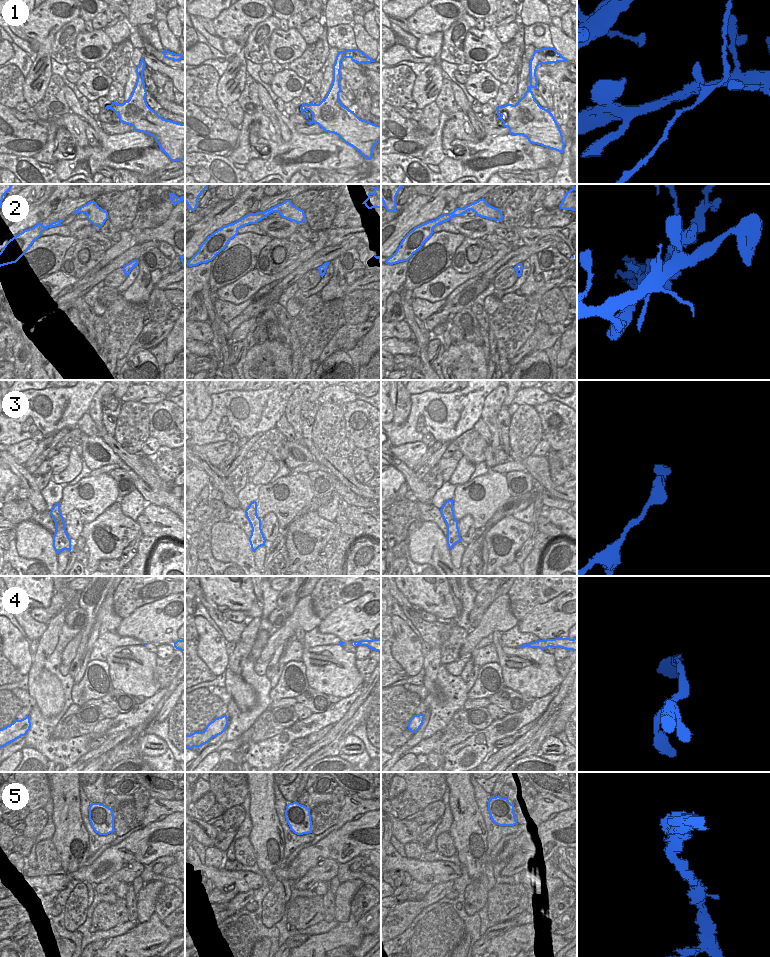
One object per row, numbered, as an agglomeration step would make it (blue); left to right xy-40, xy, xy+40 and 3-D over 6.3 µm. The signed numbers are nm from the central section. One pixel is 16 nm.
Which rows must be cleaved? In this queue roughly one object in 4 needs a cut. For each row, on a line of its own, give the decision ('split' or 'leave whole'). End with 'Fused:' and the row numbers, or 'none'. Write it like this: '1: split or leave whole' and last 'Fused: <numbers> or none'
1: split
2: split
3: leave whole
4: leave whole
5: leave whole
Fused: 1, 2

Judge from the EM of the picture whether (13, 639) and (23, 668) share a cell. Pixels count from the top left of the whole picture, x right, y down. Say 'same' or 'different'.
same

